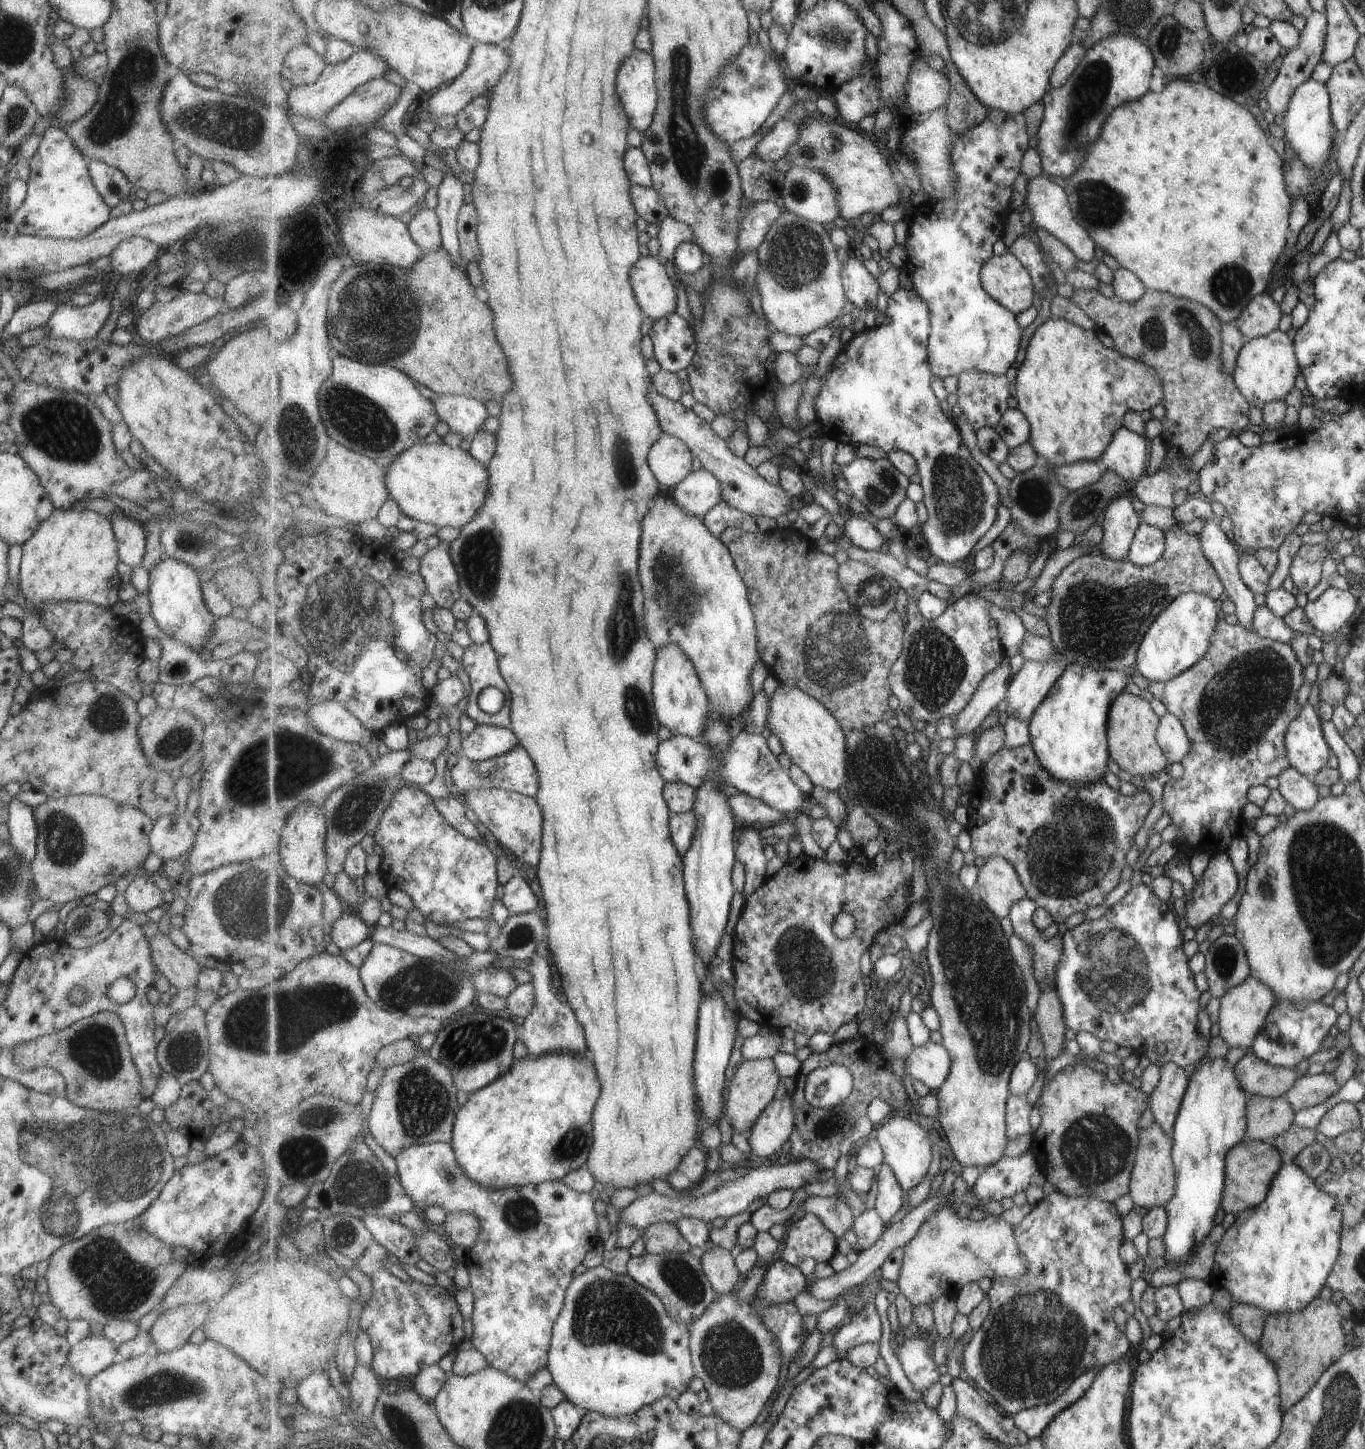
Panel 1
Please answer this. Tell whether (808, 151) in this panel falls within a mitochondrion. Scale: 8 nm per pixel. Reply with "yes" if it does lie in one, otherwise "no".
yes

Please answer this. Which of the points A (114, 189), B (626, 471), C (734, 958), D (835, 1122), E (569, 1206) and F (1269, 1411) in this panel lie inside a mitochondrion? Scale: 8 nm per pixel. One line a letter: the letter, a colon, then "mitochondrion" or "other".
A: other
B: mitochondrion
C: other
D: mitochondrion
E: other
F: other

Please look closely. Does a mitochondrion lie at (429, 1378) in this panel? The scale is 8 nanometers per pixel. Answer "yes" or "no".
no

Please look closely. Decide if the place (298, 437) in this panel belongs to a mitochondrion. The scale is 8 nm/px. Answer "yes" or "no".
yes

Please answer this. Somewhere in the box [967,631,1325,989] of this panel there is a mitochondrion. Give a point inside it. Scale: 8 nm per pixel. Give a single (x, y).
(1243, 698)

